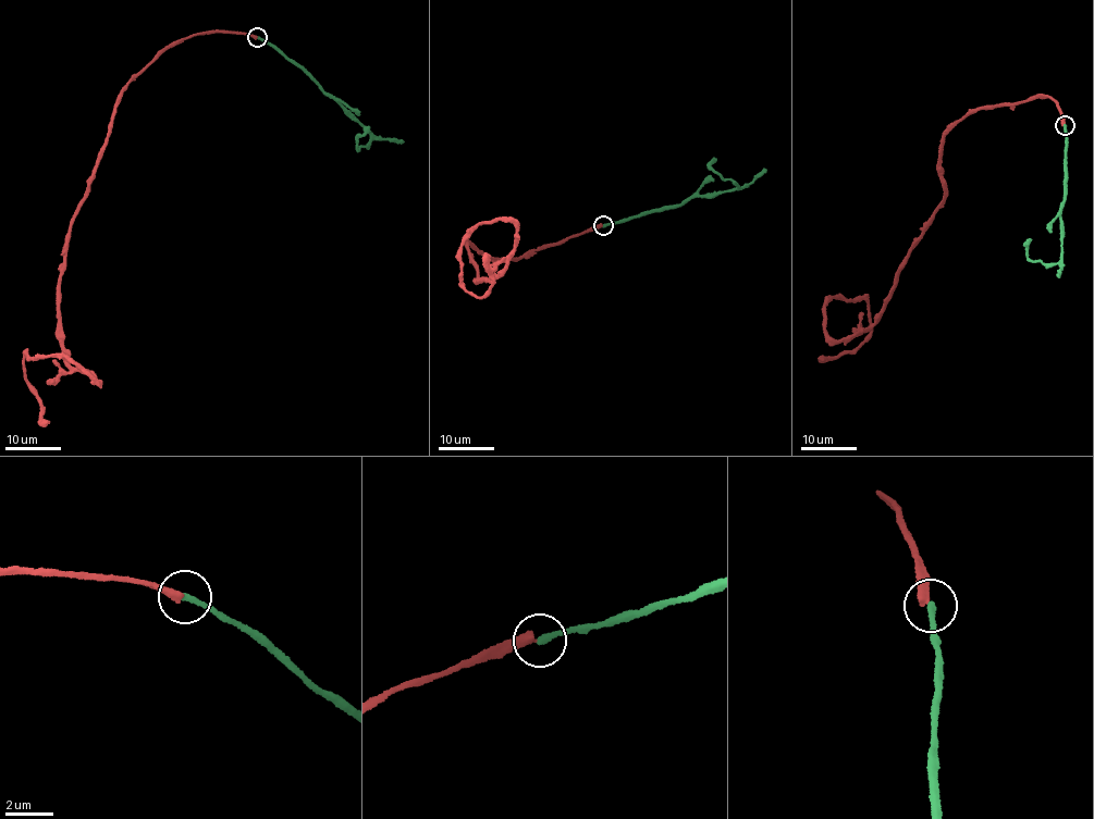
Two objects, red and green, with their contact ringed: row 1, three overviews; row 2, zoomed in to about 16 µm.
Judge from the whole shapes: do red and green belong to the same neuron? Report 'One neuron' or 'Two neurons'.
Two neurons

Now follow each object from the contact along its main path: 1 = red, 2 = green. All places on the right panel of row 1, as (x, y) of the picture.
1: (1065, 124), (1037, 95), (950, 127), (885, 309), (834, 340), (833, 296), (871, 330), (818, 359)
2: (1065, 125), (1060, 260), (1048, 264), (1031, 261), (1028, 239)

